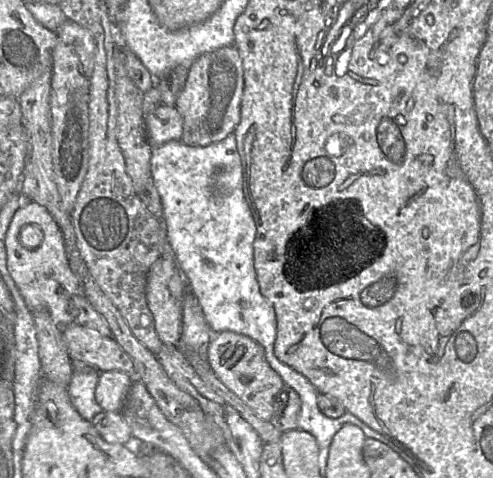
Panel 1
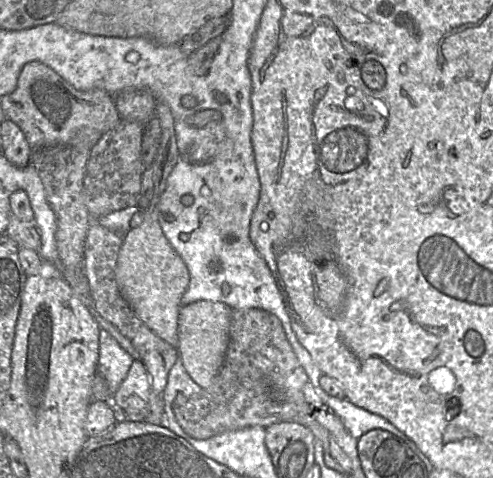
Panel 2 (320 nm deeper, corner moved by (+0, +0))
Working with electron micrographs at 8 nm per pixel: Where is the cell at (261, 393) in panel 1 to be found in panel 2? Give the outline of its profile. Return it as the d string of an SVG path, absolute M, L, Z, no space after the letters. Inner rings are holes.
M199 300L180 309L178 354L189 376L203 389L211 386L223 364L229 342L232 310L225 303L207 300Z

